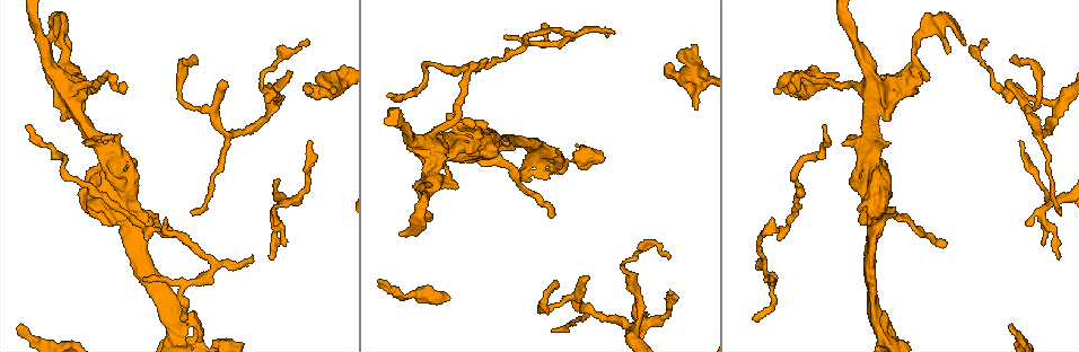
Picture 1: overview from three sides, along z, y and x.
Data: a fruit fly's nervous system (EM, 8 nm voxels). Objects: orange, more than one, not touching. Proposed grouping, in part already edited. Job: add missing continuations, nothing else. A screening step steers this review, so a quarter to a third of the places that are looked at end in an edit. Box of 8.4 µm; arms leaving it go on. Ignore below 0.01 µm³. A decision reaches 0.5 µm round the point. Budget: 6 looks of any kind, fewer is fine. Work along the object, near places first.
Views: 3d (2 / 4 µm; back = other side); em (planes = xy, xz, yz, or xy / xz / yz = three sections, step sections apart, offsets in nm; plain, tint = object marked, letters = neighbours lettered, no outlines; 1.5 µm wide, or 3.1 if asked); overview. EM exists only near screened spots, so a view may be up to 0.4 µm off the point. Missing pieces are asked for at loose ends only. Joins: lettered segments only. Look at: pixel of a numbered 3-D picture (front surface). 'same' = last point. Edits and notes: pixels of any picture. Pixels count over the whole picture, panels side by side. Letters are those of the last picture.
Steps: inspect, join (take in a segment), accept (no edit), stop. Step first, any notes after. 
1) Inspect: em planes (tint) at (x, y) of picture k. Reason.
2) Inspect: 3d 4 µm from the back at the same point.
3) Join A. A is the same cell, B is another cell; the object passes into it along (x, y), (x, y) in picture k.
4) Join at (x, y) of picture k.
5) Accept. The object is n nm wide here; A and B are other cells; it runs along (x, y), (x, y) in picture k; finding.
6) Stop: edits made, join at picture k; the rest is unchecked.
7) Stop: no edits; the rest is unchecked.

Inspect: 3d 2 µm at (755, 318) of picture 1. An open end.

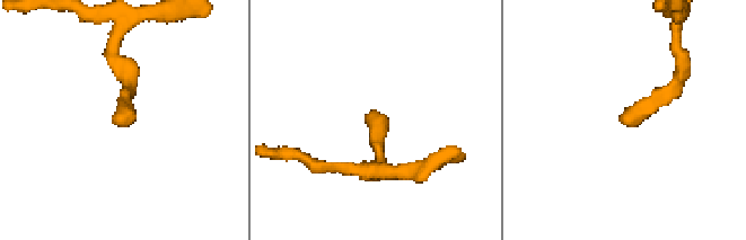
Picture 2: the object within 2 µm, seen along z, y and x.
Inspect: em xy step 4 (tint) at (371, 111) of picture 2.

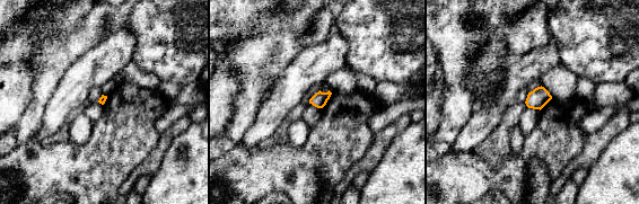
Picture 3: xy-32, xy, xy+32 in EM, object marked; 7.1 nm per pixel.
Inspect: em planes (letters) at the same point. Another direction.

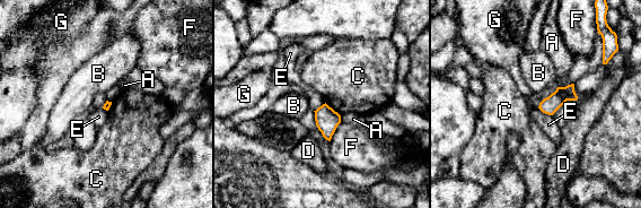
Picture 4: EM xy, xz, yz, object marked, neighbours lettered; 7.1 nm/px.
Accept. The longest contact is with F, 170 nm; A, B, C, D, E, F and G are other cells; no lettered segment goes on from it.

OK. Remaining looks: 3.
Inspect: em planes (letters) at (254, 261) of picture 1. Thin end.

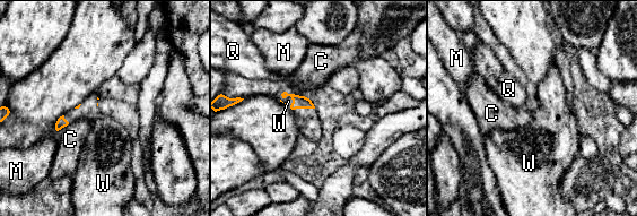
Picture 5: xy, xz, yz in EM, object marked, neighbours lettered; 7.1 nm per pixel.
Join W. The longest contact is with C, 140 nm; W is the same cell, C, M and Q are other cells; the object passes into it along (298, 102), (290, 96), (288, 101) in picture 5; it goes on there.

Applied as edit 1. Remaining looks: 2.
Inspect: overview.

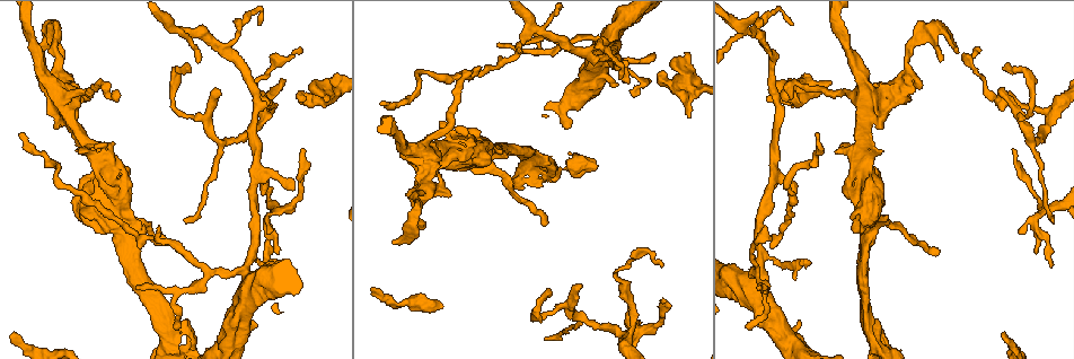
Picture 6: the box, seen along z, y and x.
Inspect: em planes (letters) at (12, 334) of picture 6. Tapers out.

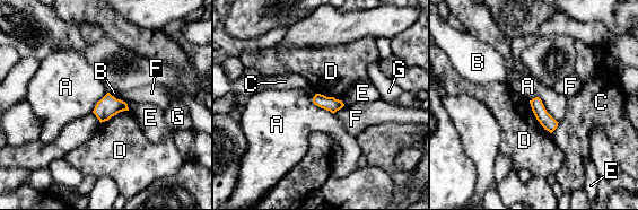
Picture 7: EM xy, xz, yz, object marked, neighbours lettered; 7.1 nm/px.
Accept. A, B, C, D, E, F and G are other cells; a border runs along (529, 101), (538, 97), (558, 122) in picture 7; no lettered segment goes on from it.

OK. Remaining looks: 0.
Stop: edits made, join at picture 5; the rest is unchecked.

